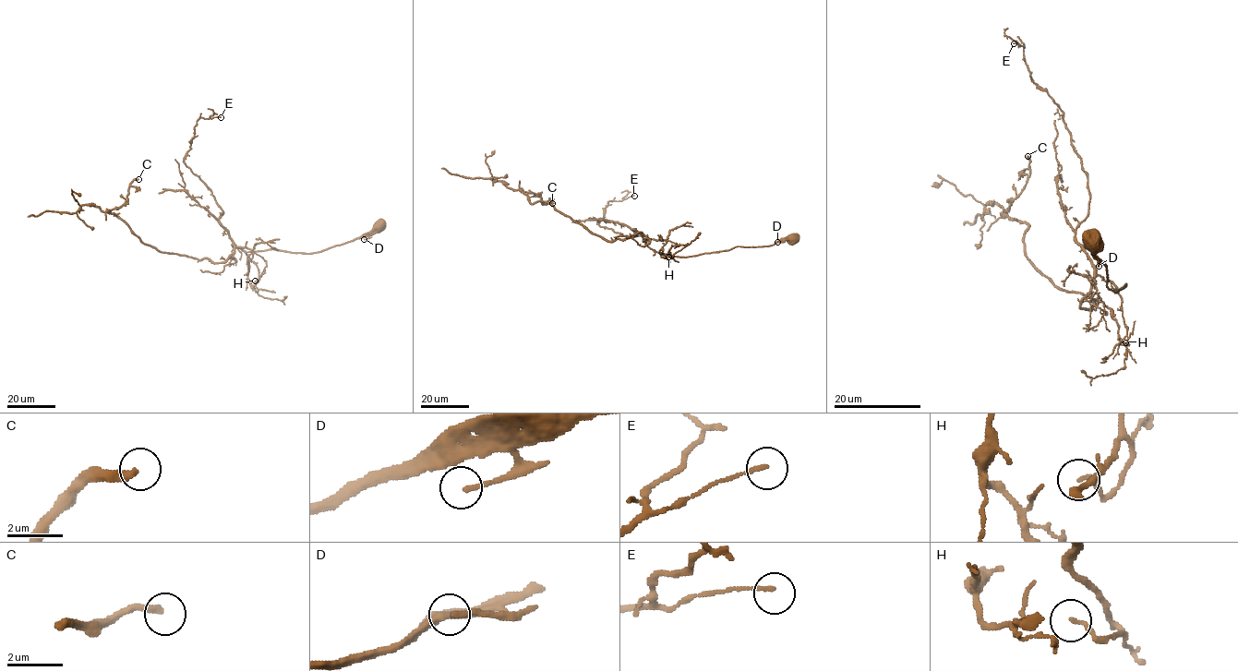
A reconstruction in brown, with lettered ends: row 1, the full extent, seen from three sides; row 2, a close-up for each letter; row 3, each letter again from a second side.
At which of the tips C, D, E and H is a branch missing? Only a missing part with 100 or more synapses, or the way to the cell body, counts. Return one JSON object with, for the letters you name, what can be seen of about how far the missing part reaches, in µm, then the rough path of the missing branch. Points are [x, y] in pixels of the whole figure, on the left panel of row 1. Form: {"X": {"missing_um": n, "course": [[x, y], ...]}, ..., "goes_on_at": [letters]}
{"C": {"missing_um": 40, "course": [[138, 179], [149, 165], [134, 138], [143, 133]]}, "goes_on_at": ["C"]}

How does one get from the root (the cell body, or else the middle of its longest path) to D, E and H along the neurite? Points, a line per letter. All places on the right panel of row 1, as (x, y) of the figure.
D: (1096, 237), (1099, 239), (1099, 245), (1093, 251), (1093, 257), (1099, 266)
E: (1096, 237), (1090, 251), (1117, 291), (1125, 284), (1100, 277), (1075, 240), (1089, 193), (1063, 113), (1014, 43)
H: (1096, 237), (1090, 251), (1107, 269), (1107, 287), (1117, 291), (1125, 284), (1118, 291), (1128, 344), (1125, 342)

